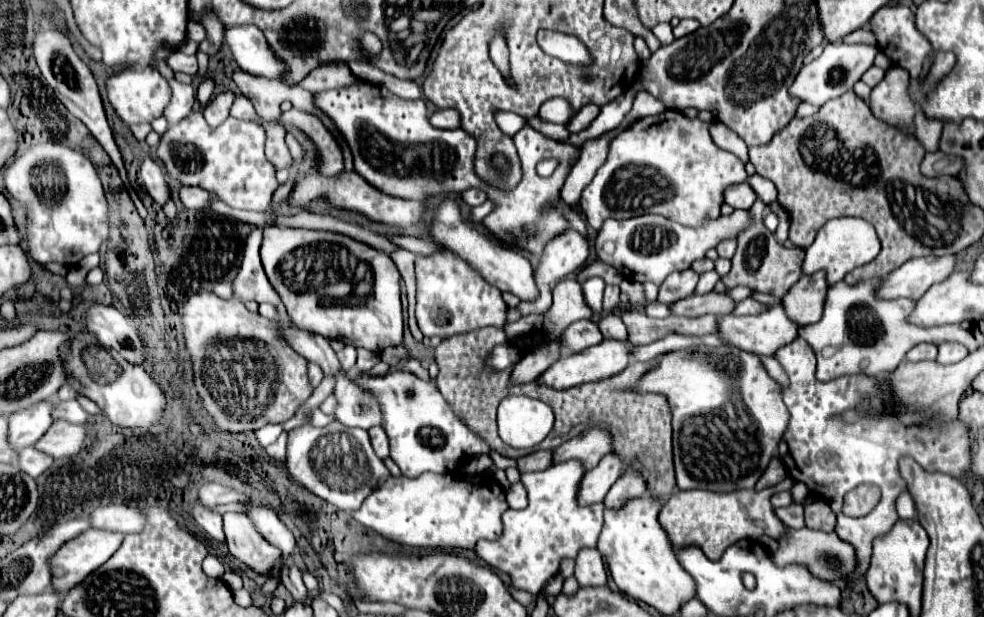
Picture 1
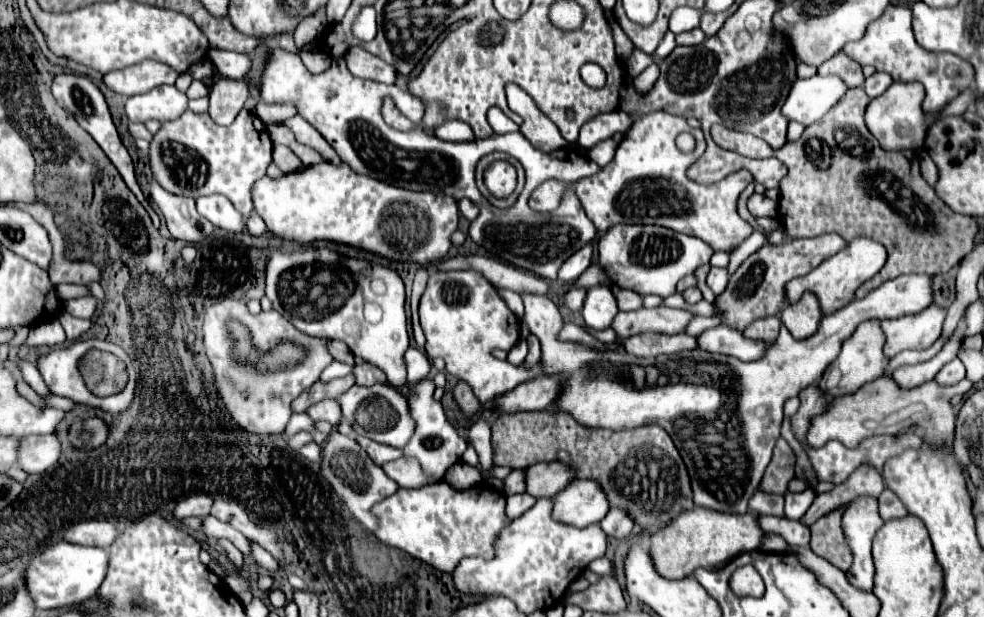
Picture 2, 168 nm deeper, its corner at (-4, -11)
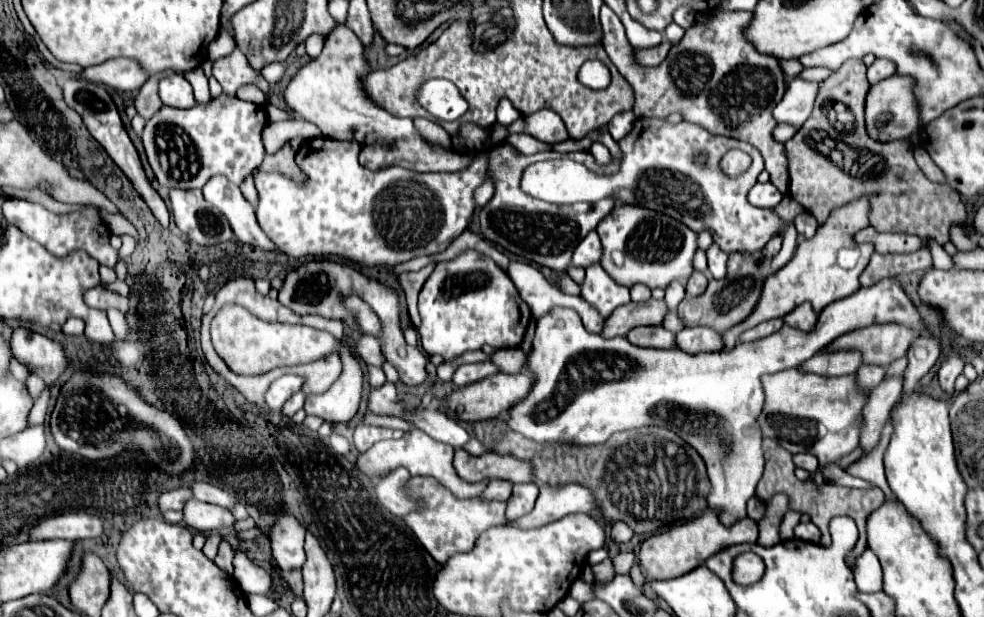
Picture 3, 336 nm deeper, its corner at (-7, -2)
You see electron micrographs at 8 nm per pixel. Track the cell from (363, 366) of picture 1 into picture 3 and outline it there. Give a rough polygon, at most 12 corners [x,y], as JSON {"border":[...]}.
{"border":[[366,365],[368,381],[380,387],[386,381],[380,367]]}

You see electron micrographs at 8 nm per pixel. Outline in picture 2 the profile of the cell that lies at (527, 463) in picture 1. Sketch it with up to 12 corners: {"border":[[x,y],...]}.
{"border":[[511,470],[503,480],[503,494],[525,492],[525,476]]}

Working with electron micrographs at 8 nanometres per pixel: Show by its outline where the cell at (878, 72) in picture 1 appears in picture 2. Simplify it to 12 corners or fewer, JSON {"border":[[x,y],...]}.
{"border":[[875,72],[863,88],[869,98],[881,96],[891,84],[889,74]]}

